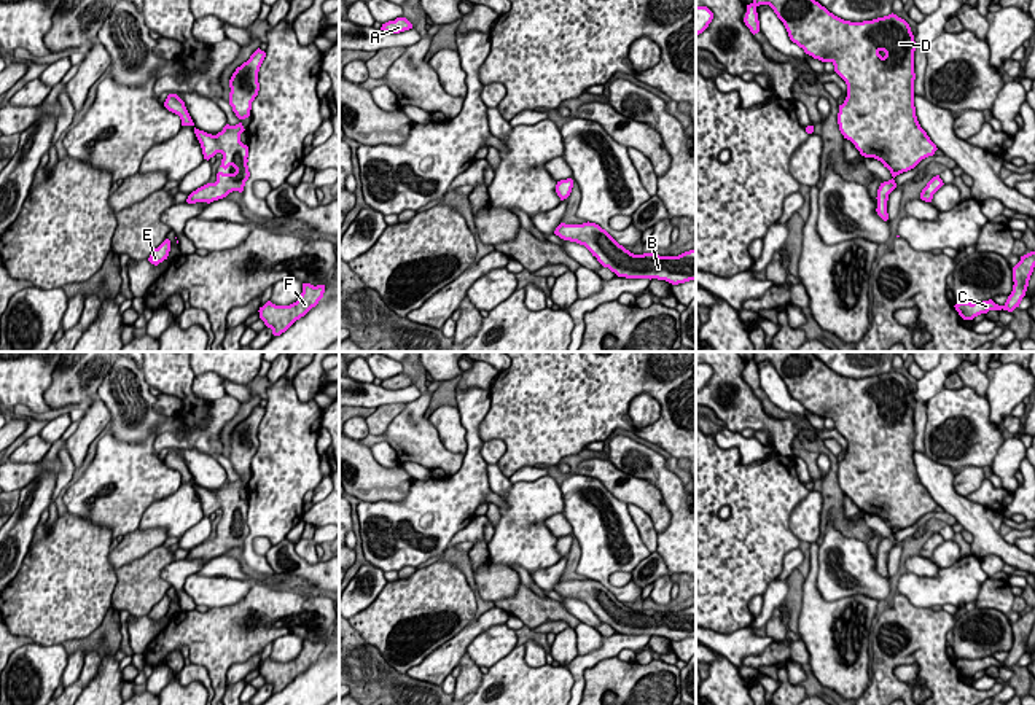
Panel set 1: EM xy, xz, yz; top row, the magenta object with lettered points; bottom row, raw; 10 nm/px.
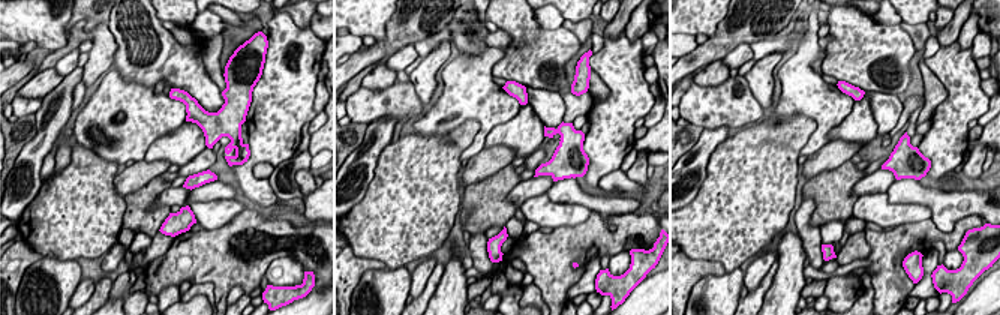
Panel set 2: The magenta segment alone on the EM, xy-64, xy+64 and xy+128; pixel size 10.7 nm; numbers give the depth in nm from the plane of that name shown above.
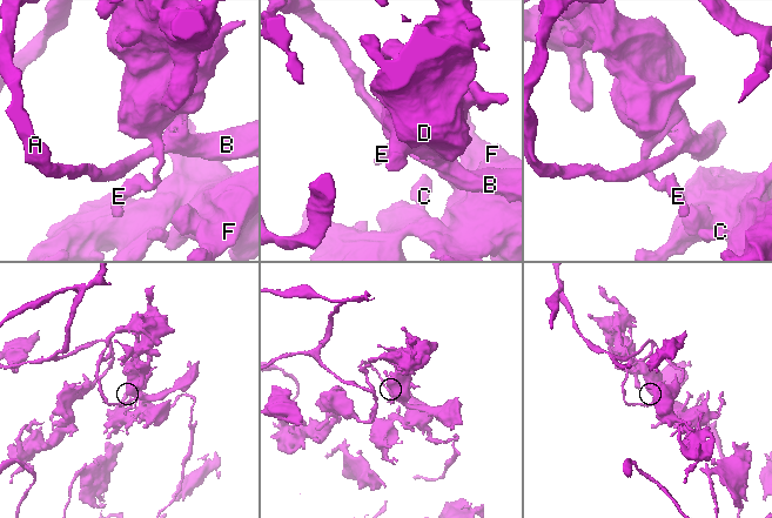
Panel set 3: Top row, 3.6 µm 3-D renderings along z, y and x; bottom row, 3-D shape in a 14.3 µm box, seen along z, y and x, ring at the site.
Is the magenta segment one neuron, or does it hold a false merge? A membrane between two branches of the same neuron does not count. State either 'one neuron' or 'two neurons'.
one neuron

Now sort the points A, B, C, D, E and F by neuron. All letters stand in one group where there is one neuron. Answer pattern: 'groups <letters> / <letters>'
groups A B C D E F

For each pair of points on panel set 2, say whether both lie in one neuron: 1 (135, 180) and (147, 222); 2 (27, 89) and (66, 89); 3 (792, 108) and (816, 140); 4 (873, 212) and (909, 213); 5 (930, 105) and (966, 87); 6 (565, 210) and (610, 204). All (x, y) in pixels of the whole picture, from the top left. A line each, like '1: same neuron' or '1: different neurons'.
1: different neurons
2: different neurons
3: same neuron
4: same neuron
5: different neurons
6: different neurons

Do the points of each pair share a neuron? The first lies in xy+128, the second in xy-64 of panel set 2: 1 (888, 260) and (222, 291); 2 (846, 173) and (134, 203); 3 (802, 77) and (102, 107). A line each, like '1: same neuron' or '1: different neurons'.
1: same neuron
2: same neuron
3: same neuron

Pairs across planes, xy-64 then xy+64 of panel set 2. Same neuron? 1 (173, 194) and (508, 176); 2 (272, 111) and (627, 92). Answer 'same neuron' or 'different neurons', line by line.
1: different neurons
2: same neuron

